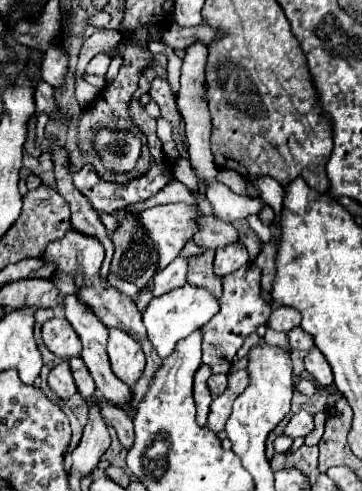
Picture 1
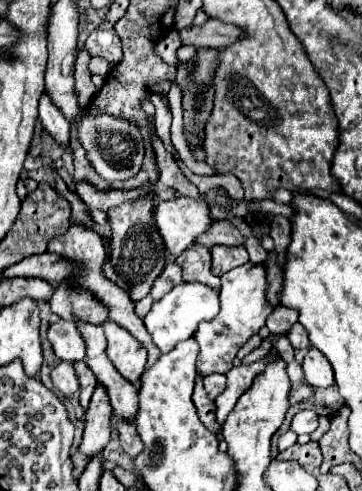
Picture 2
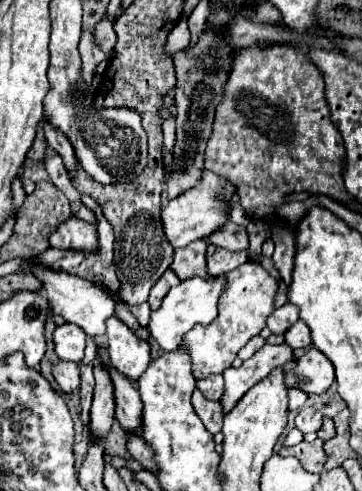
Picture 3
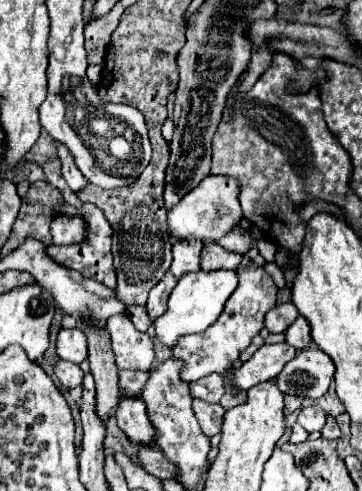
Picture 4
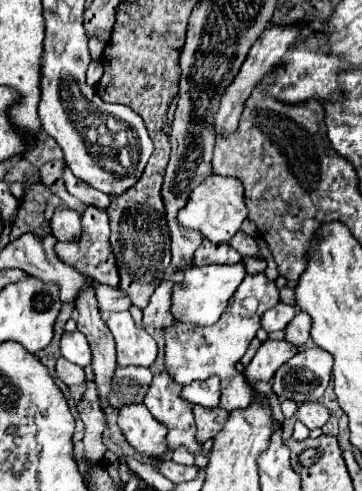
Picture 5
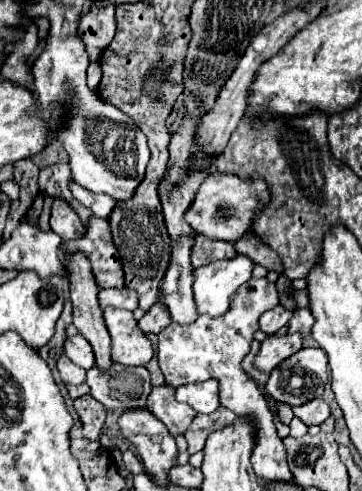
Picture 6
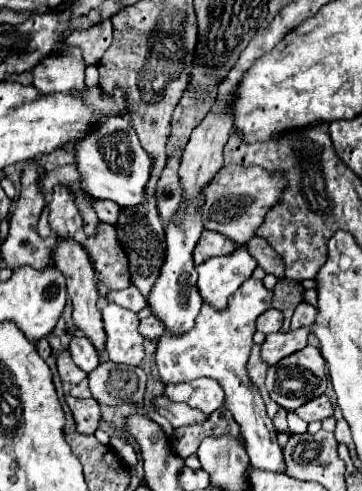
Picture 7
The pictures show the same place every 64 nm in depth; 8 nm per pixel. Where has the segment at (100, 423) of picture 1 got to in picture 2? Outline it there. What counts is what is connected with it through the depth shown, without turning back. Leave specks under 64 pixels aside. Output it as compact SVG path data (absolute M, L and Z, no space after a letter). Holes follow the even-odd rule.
M98 384L90 406L86 410L86 428L84 438L80 444L80 452L86 452L88 456L94 456L94 452L102 452L104 446L110 440L110 420L112 420L112 406L108 400L108 394L104 392L104 386Z

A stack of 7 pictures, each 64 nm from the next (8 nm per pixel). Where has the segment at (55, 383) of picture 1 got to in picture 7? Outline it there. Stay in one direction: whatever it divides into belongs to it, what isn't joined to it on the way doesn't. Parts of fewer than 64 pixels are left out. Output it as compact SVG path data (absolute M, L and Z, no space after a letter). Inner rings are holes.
M66 350L58 356L58 374L60 374L60 378L62 378L64 382L70 382L70 384L78 384L78 382L82 382L82 380L86 378L86 372L82 372L82 370L74 364L70 352L66 352Z

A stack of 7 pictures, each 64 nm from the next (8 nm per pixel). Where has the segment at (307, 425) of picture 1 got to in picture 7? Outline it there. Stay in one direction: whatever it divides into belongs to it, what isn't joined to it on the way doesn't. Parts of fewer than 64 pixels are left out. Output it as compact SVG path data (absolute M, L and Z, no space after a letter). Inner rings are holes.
M326 394L310 400L308 404L300 406L296 410L296 414L306 420L306 422L314 422L314 420L324 420L324 418L330 418L334 412L334 404L330 402L330 398Z

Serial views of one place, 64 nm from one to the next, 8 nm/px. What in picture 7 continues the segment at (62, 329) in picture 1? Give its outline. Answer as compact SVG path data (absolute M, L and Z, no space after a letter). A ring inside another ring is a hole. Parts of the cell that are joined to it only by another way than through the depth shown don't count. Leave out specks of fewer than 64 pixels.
M74 338L70 342L70 348L72 352L72 360L80 366L80 370L84 370L86 374L90 374L98 364L100 364L100 354L98 350L94 348L94 344L90 344L88 338Z

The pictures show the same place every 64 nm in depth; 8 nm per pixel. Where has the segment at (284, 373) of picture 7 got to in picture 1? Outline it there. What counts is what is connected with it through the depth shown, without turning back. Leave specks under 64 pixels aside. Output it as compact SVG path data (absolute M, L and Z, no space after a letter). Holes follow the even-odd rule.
M310 350L304 358L304 368L306 372L320 384L320 386L330 386L334 384L334 378L332 378L332 370L330 370L330 364L324 360L322 352L320 350Z

